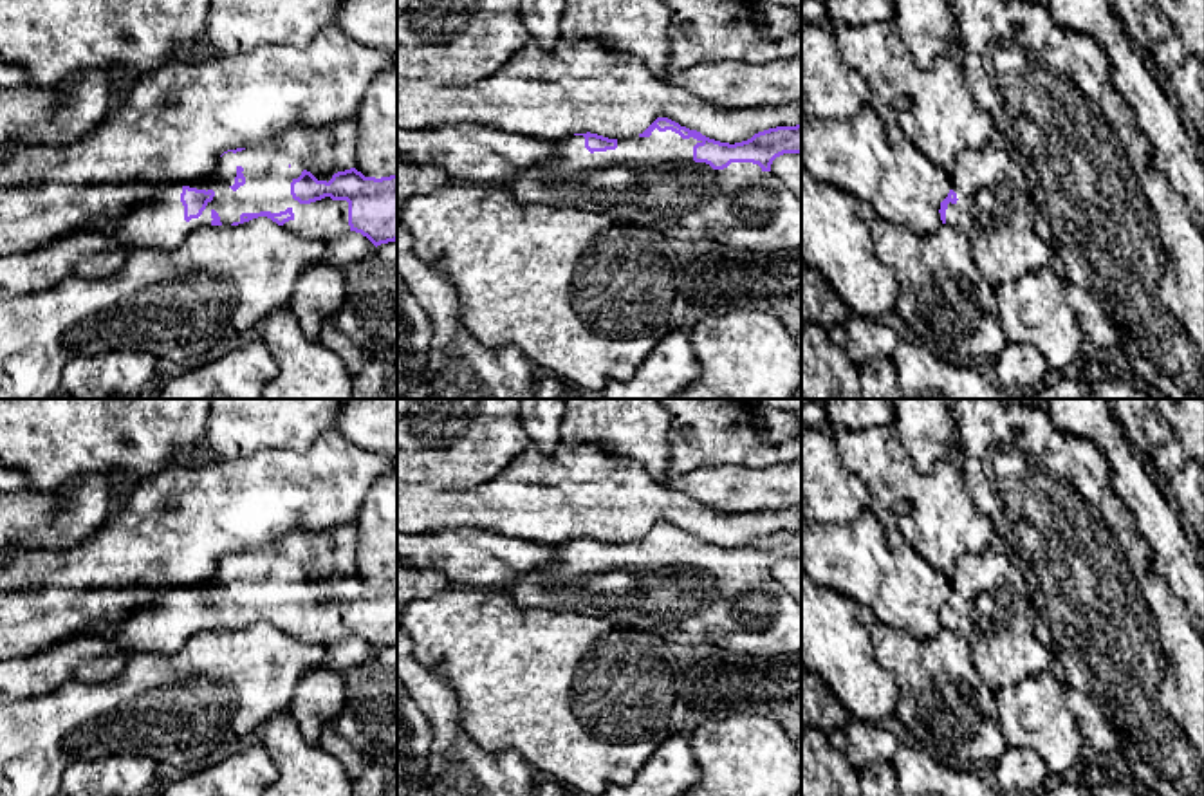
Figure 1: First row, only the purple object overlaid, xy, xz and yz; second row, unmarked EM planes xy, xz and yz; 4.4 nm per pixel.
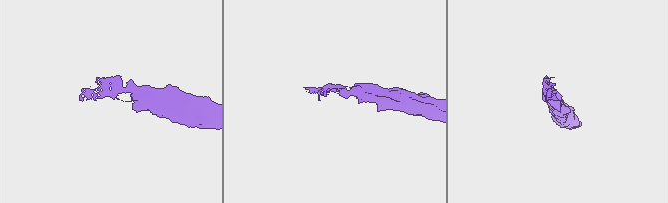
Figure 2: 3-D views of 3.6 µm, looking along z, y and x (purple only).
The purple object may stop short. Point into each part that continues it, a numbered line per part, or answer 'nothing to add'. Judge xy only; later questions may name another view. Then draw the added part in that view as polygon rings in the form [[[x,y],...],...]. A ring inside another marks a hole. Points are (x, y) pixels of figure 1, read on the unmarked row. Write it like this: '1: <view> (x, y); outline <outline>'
1: xy (159, 627); outline [[[356,522],[336,529],[292,531],[278,541],[242,556],[227,556],[206,579],[215,601],[199,623],[184,625],[182,588],[168,590],[121,623],[94,623],[81,634],[112,635],[128,653],[173,653],[186,641],[211,630],[211,616],[222,630],[240,626],[242,617],[292,614],[294,623],[283,632],[303,643],[336,643],[350,637],[347,605],[300,608],[291,599],[291,587],[310,576],[318,585],[356,572],[359,532]]]

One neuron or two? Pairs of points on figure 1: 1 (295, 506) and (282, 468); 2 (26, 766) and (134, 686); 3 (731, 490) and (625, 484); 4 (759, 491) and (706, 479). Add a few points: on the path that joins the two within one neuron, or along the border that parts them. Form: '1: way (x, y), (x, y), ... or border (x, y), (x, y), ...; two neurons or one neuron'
1: way (295, 497), (282, 484), (282, 477); one neuron
2: way (53, 739), (67, 724), (83, 721), (107, 708); one neuron
3: border (661, 482), (692, 495), (706, 506); two neurons
4: way (746, 490), (735, 484), (719, 484); one neuron

